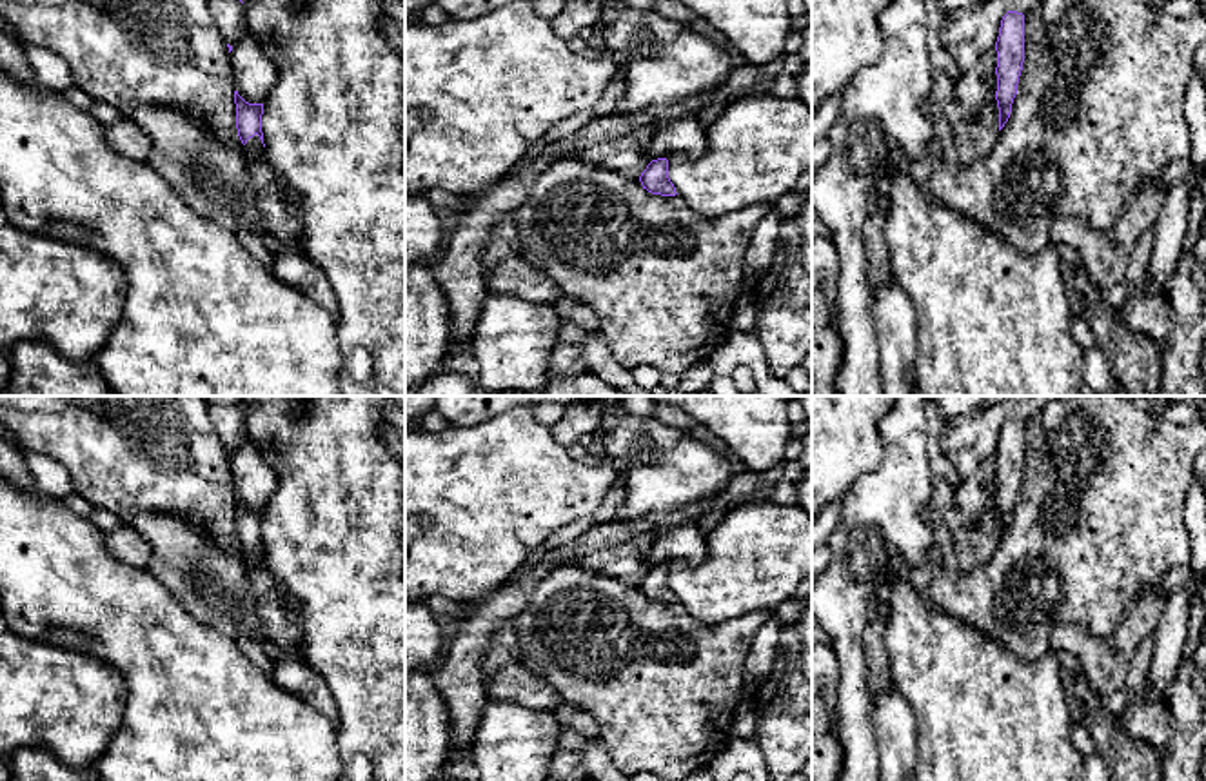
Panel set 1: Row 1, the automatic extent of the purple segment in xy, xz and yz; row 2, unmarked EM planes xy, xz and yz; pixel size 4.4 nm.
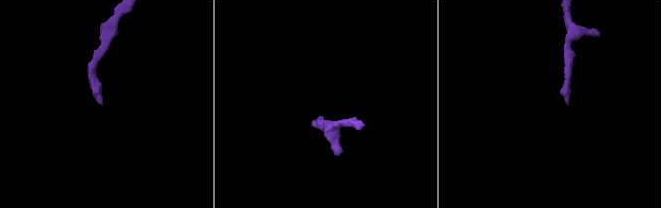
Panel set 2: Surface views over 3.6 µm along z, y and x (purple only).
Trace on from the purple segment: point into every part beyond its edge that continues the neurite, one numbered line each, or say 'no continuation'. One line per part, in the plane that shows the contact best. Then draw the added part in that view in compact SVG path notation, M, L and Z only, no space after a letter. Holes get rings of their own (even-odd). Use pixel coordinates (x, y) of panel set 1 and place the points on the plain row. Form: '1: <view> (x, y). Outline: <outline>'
1: xy (289, 672). Outline: M258 541L243 552L249 581L258 601L260 625L280 648L271 677L283 690L302 697L338 727L338 708L321 676L312 672L296 654L300 643L300 619L287 607L285 594L271 574L265 554Z

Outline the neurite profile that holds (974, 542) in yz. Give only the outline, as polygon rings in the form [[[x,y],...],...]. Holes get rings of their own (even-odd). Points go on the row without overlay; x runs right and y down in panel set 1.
[[[997,481],[992,485],[988,503],[977,521],[968,519],[955,503],[957,487],[935,483],[934,507],[943,510],[954,539],[959,572],[970,572],[986,563],[999,543],[999,514],[995,507]]]

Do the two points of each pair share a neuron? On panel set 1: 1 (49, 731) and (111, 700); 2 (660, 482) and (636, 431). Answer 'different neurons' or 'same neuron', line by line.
1: same neuron
2: same neuron

